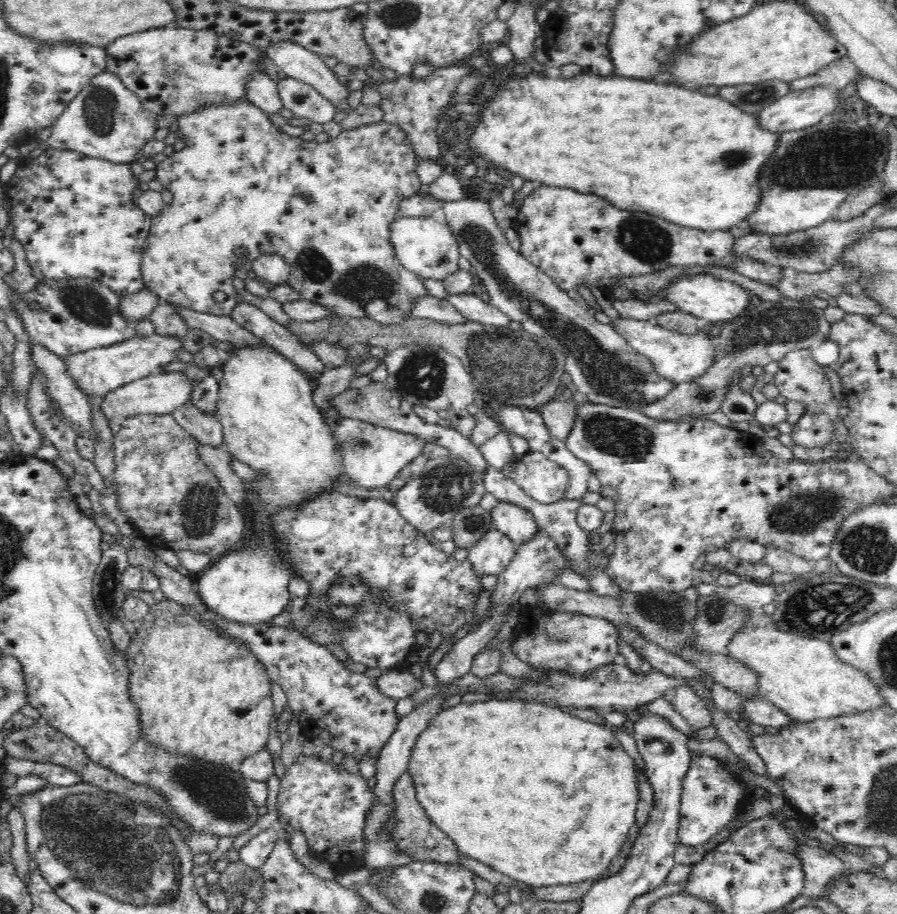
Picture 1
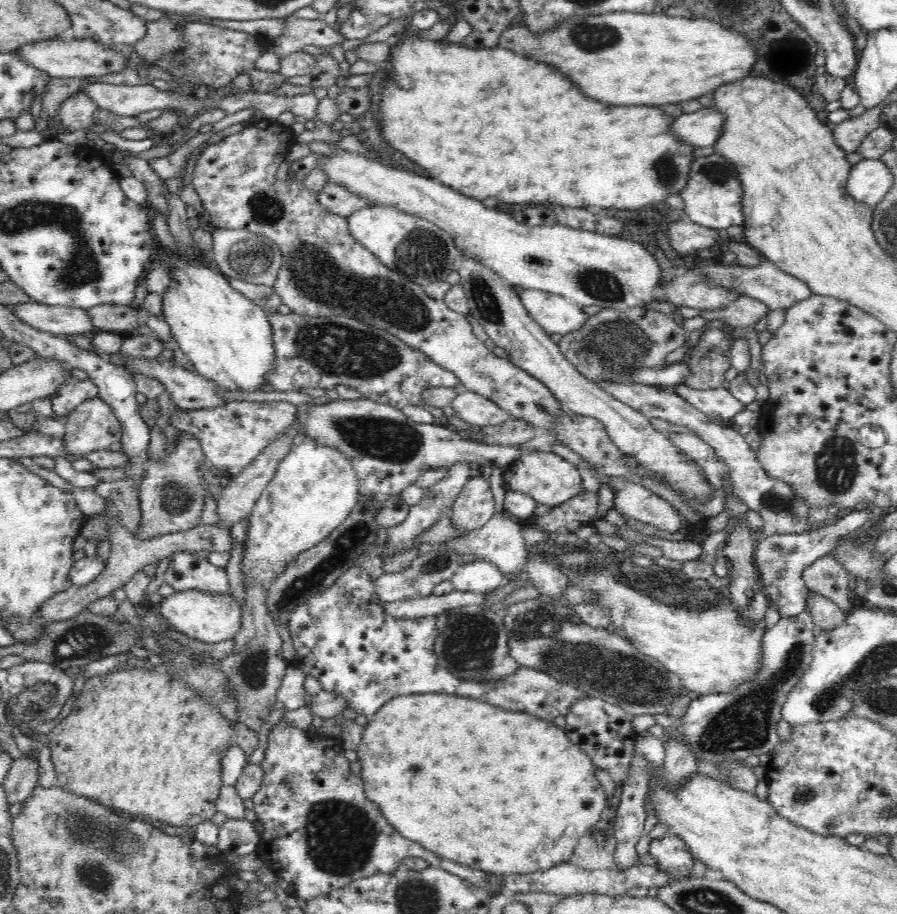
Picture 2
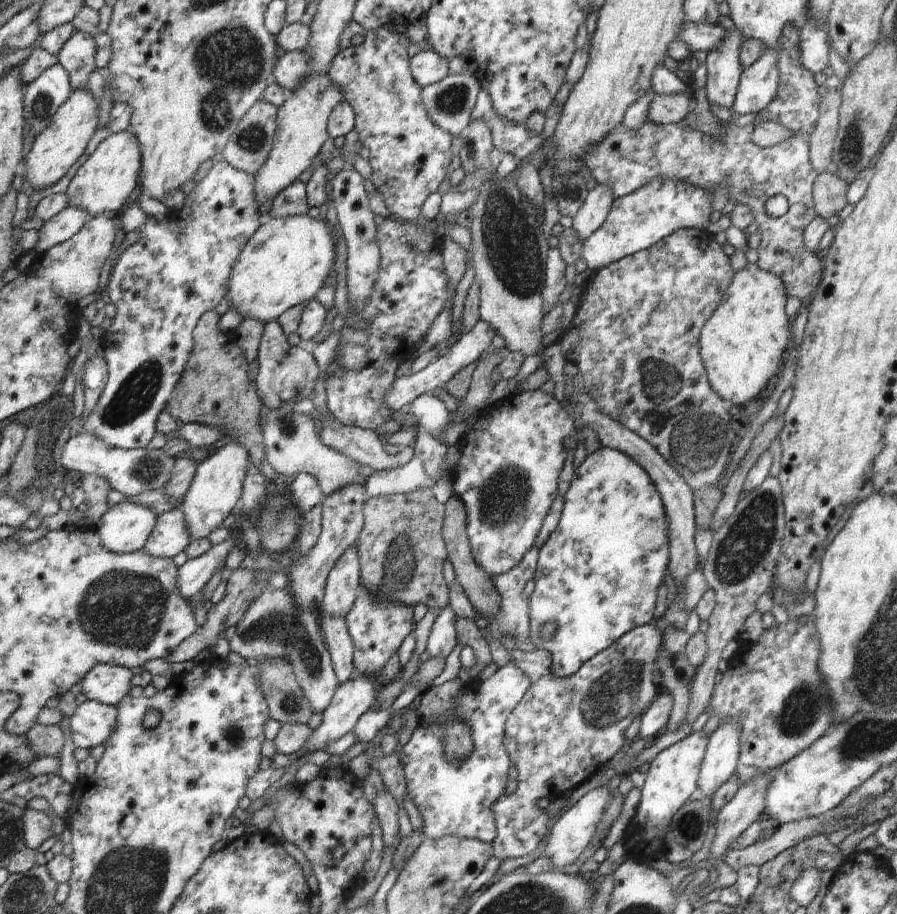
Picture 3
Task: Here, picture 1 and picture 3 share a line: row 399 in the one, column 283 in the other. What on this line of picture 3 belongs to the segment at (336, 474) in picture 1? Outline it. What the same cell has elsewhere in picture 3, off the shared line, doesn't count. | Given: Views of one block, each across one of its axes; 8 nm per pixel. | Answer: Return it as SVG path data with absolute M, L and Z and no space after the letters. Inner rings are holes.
M308 215L263 219L232 268L226 292L232 304L230 308L241 314L242 318L252 318L260 320L262 324L270 324L272 320L278 320L289 308L313 299L323 287L334 260L336 250L332 242L332 232L323 220Z

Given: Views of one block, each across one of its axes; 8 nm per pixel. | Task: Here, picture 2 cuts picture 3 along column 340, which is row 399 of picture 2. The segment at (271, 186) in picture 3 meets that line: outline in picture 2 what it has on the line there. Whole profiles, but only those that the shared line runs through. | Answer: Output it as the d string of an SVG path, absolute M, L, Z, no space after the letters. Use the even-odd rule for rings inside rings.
M99 396L86 400L78 405L70 414L68 414L65 423L66 433L63 438L65 451L69 460L80 459L82 454L90 454L98 450L108 449L110 444L122 440L123 429L113 408L106 404Z

